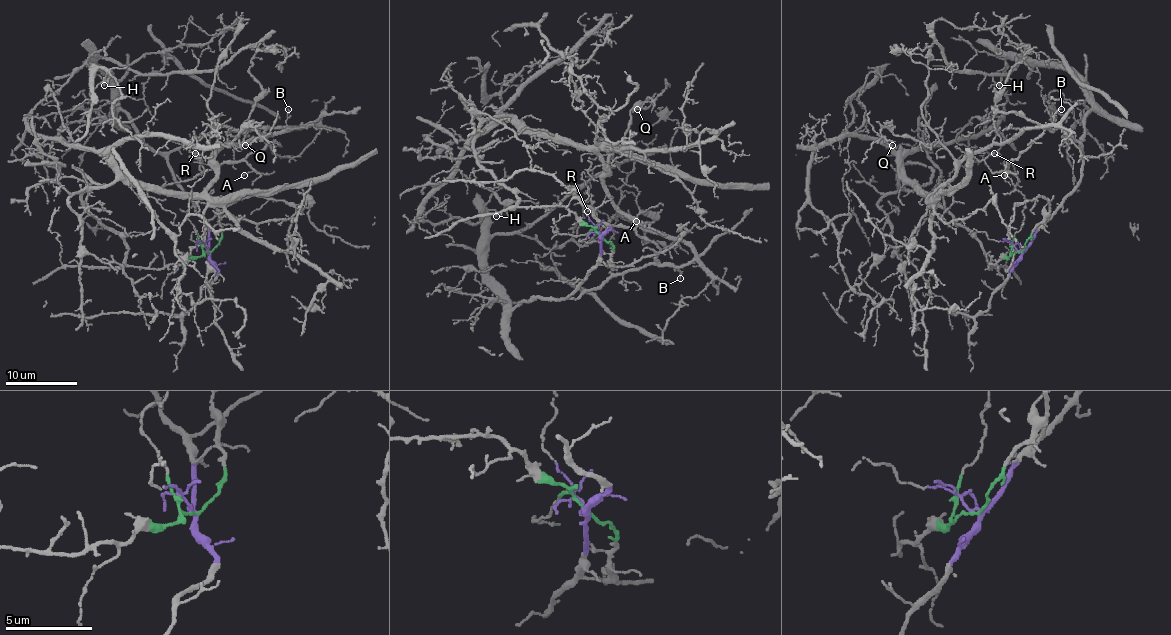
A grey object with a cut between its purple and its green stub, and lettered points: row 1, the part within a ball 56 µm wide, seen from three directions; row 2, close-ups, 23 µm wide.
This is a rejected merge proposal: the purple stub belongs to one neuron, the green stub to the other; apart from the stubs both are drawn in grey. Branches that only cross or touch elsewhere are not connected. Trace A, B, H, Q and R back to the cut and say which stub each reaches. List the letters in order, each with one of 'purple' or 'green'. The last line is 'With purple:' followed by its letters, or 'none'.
A: purple
B: purple
H: purple
Q: green
R: purple
With purple: A, B, H, R

